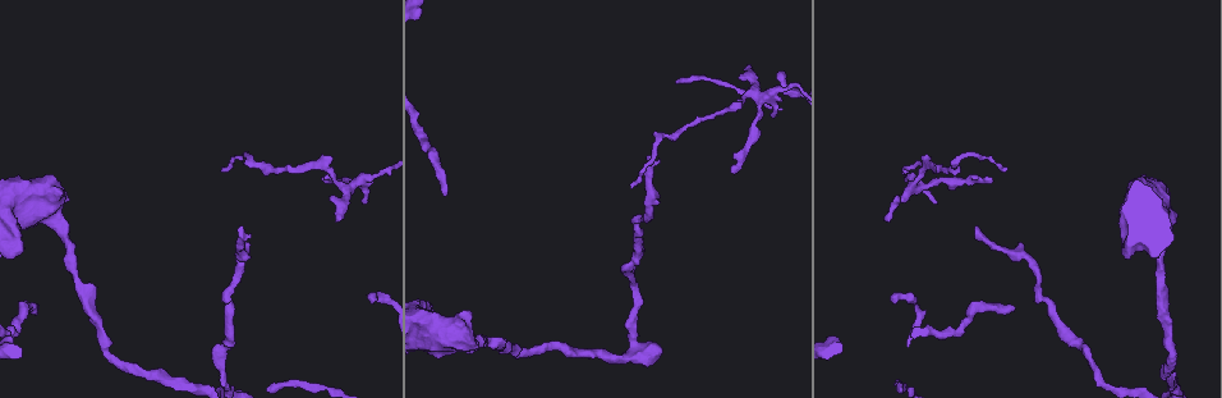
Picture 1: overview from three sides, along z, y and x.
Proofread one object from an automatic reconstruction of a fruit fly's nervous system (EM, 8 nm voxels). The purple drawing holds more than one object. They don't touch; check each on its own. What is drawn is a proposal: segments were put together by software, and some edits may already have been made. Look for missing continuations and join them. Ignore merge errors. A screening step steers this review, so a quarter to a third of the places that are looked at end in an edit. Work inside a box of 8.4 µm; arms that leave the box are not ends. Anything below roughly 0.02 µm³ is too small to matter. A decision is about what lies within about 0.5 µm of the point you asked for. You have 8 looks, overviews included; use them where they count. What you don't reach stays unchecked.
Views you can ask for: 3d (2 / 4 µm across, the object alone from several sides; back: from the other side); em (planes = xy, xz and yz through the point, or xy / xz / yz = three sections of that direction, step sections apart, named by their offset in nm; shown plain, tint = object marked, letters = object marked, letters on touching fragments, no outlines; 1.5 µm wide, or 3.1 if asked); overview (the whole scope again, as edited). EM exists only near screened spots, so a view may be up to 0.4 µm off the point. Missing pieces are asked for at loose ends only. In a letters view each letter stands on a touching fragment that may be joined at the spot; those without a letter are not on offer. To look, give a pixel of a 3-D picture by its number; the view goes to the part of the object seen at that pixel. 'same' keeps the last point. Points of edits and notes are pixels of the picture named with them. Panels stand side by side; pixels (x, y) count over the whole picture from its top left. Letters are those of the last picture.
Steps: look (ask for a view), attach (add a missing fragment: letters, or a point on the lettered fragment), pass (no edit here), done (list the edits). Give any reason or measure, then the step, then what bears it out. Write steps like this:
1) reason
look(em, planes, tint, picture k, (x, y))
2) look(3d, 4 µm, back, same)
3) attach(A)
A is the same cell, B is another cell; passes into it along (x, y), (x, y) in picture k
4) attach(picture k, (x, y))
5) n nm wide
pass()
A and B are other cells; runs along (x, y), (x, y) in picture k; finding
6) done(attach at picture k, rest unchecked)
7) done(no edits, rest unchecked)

look(3d, 2 µm, back, picture 1, (745, 68))

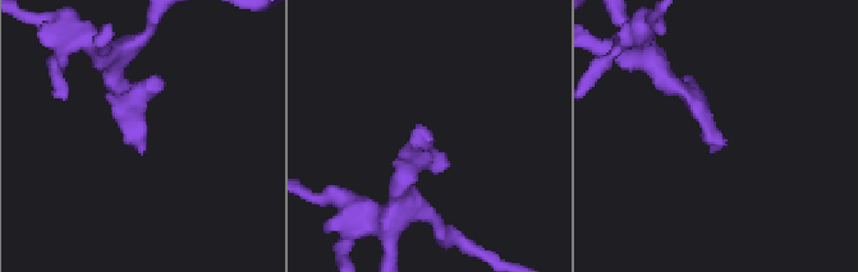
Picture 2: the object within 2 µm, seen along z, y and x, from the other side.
look(em, yz, step 4, letters, picture 2, (427, 137))

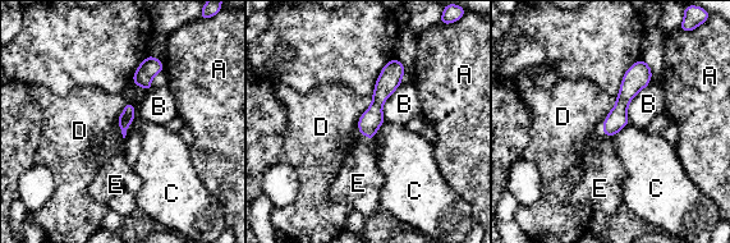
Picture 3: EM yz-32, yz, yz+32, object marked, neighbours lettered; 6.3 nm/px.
cut it another way
look(em, planes, letters, same)

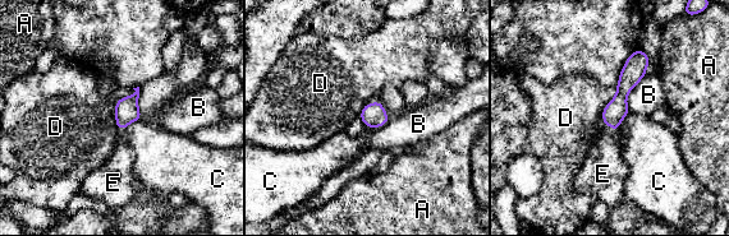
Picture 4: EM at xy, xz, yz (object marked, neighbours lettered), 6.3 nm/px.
140 nm wide
attach(E)
E is the same cell, A, B, C and D are other cells; passes into it along (614, 112), (610, 126), (604, 165) in picture 4; it goes on there

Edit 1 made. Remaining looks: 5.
tapers out
look(3d, 4 µm, picture 1, (1014, 309))

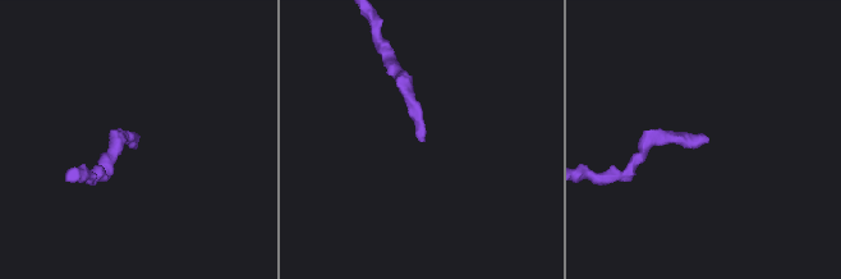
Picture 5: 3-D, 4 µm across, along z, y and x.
need the tissue
look(em, yz, step 8, plain, picture 5, (137, 139))

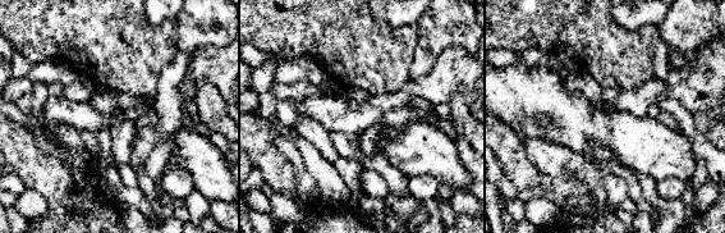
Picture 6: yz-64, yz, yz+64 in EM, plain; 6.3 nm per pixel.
see the neighbours
look(em, yz, step 8, letters, same)

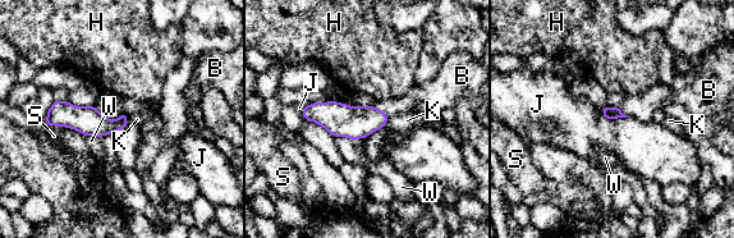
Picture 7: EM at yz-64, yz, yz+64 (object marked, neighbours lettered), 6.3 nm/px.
attach(B)
B is the same cell, H, J, K, S and W are other cells; passes into it along (344, 120), (382, 111), (417, 95) in picture 7; the cell continues

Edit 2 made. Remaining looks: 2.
done(attach at picture 4, attach at picture 7, rest unchecked)

